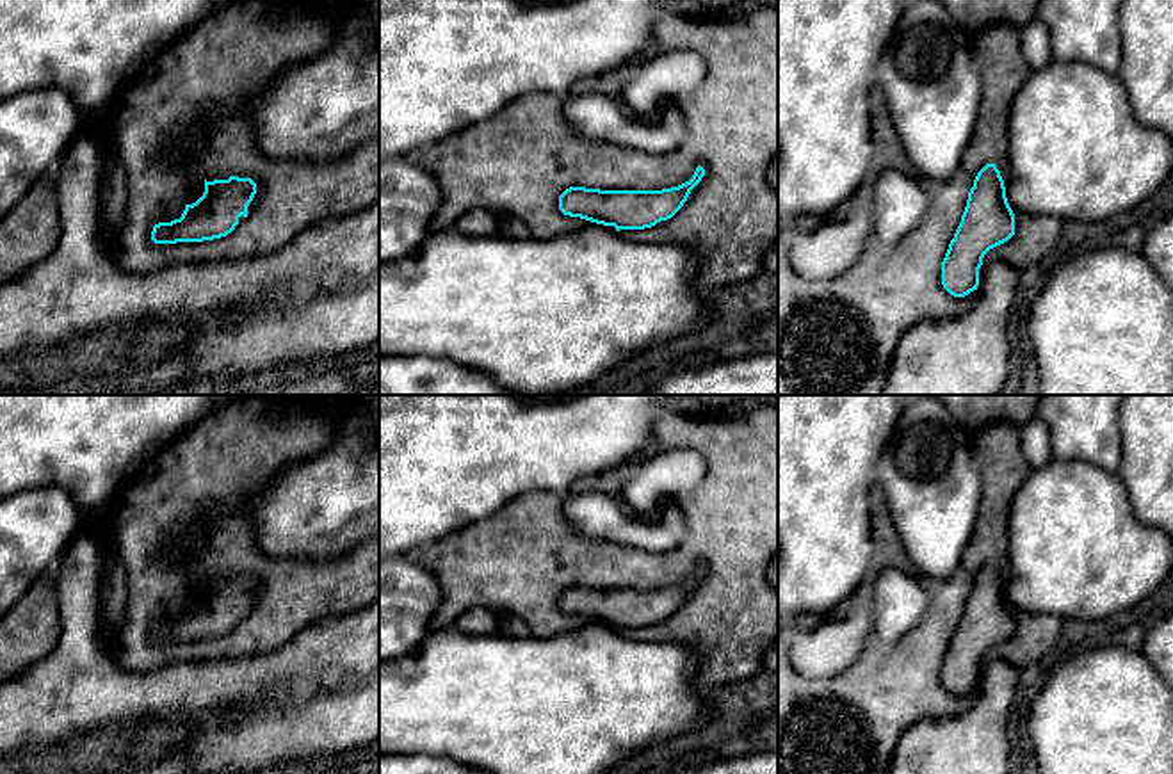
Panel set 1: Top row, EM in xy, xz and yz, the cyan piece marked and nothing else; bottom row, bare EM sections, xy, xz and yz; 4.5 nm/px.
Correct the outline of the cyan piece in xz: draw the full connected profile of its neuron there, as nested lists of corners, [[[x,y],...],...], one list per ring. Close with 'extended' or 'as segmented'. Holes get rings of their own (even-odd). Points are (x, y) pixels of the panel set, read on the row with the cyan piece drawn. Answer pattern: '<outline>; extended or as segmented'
[[[696,167],[692,178],[662,190],[600,190],[570,187],[559,196],[559,210],[596,224],[619,230],[644,230],[671,219],[701,181],[705,169]]]; as segmented

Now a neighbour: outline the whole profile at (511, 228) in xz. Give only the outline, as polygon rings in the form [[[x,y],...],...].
[[[502,217],[498,224],[498,237],[509,240],[525,240],[530,238],[530,231],[522,219]]]

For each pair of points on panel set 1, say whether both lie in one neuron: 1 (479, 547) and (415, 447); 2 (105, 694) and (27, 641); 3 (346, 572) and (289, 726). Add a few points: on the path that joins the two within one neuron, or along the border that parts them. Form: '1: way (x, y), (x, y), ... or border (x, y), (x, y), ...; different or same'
1: border (504, 506), (429, 545); different
2: border (61, 616), (57, 644), (18, 675); different
3: border (360, 607), (321, 618), (292, 637); different

